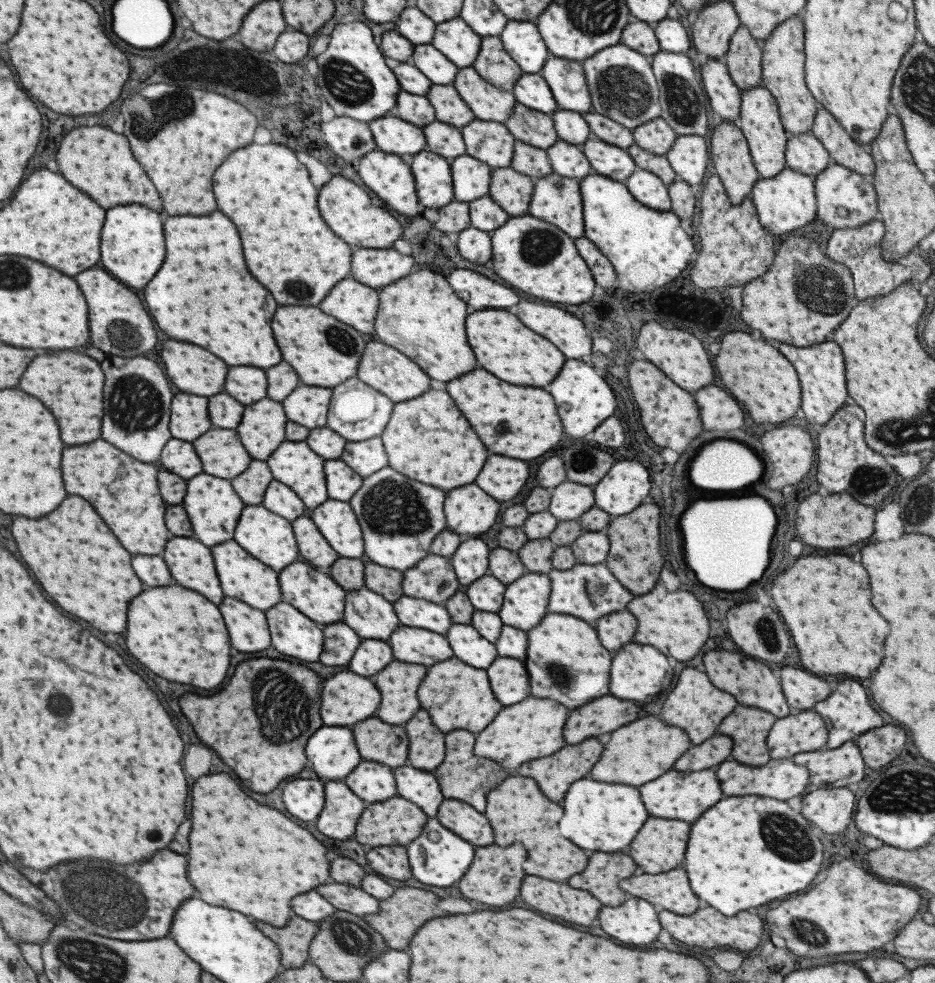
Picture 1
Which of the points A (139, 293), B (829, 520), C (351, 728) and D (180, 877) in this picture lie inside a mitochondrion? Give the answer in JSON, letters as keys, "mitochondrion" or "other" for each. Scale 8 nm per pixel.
{"A":"other","B":"other","C":"other","D":"other"}

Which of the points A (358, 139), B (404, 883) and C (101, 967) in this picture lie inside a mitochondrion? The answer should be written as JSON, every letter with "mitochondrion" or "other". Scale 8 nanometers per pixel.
{"A":"mitochondrion","B":"other","C":"mitochondrion"}

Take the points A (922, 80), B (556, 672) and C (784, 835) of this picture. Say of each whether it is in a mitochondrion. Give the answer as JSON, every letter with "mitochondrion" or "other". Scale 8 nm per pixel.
{"A":"mitochondrion","B":"mitochondrion","C":"mitochondrion"}

